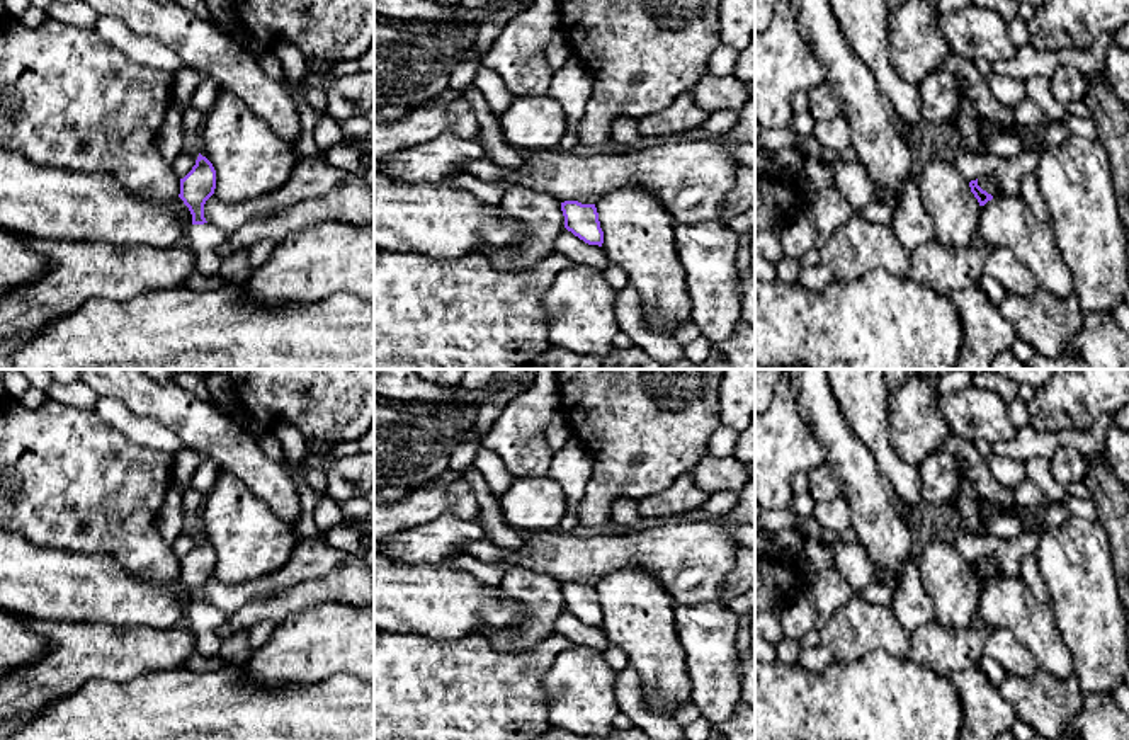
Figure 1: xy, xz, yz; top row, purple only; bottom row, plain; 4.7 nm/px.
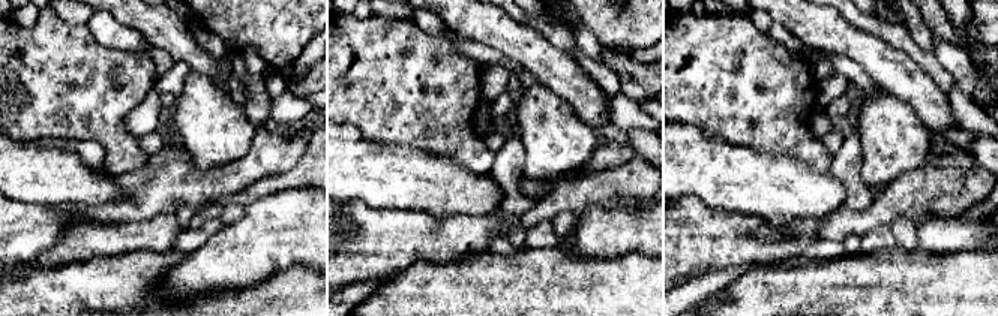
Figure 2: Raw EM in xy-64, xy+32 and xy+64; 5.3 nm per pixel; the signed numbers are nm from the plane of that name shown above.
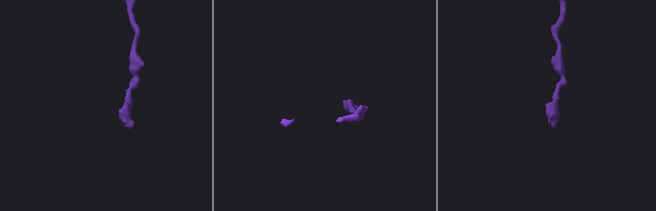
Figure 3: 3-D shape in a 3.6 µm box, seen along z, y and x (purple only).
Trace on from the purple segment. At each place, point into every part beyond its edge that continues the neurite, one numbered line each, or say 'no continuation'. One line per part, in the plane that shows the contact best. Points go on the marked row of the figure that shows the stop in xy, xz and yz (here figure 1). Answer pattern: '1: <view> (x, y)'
1: xy (204, 240)

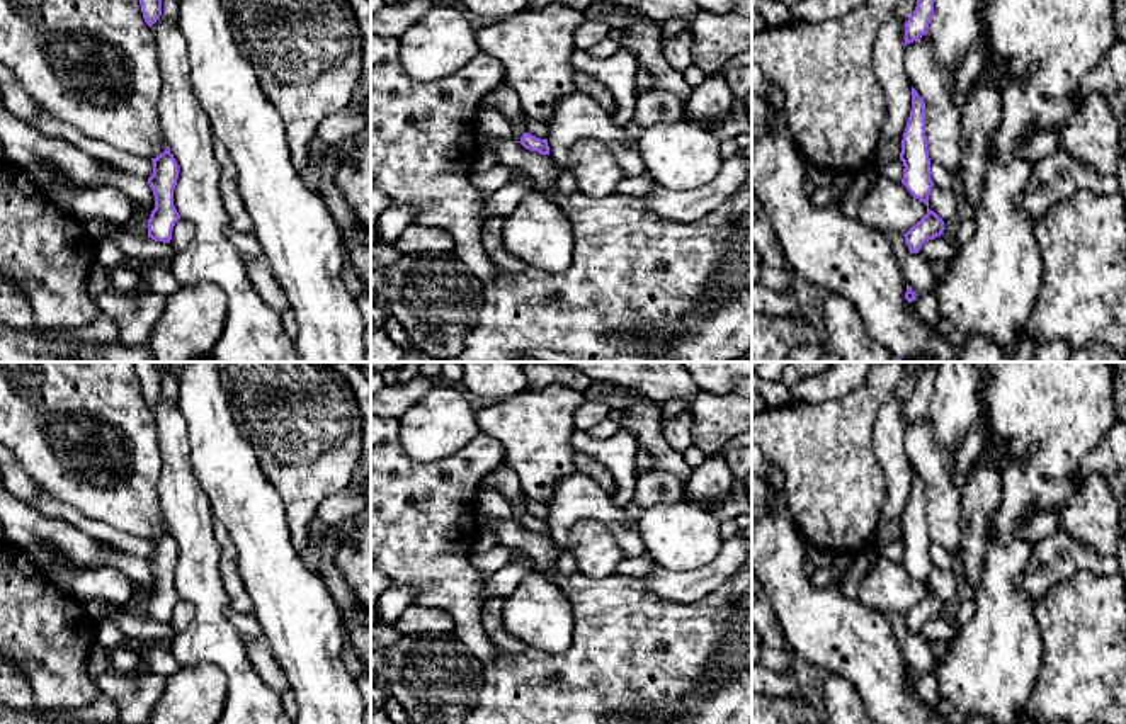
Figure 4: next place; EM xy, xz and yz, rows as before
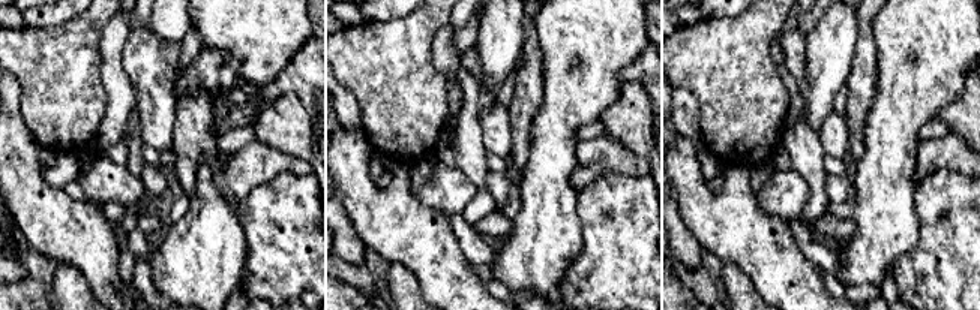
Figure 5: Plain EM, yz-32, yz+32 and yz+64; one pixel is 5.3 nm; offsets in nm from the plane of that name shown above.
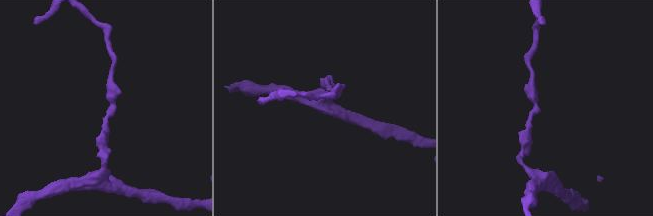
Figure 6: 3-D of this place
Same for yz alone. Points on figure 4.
no continuation

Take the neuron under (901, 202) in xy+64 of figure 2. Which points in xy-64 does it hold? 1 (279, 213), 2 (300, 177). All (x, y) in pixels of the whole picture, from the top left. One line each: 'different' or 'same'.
1: different
2: same

